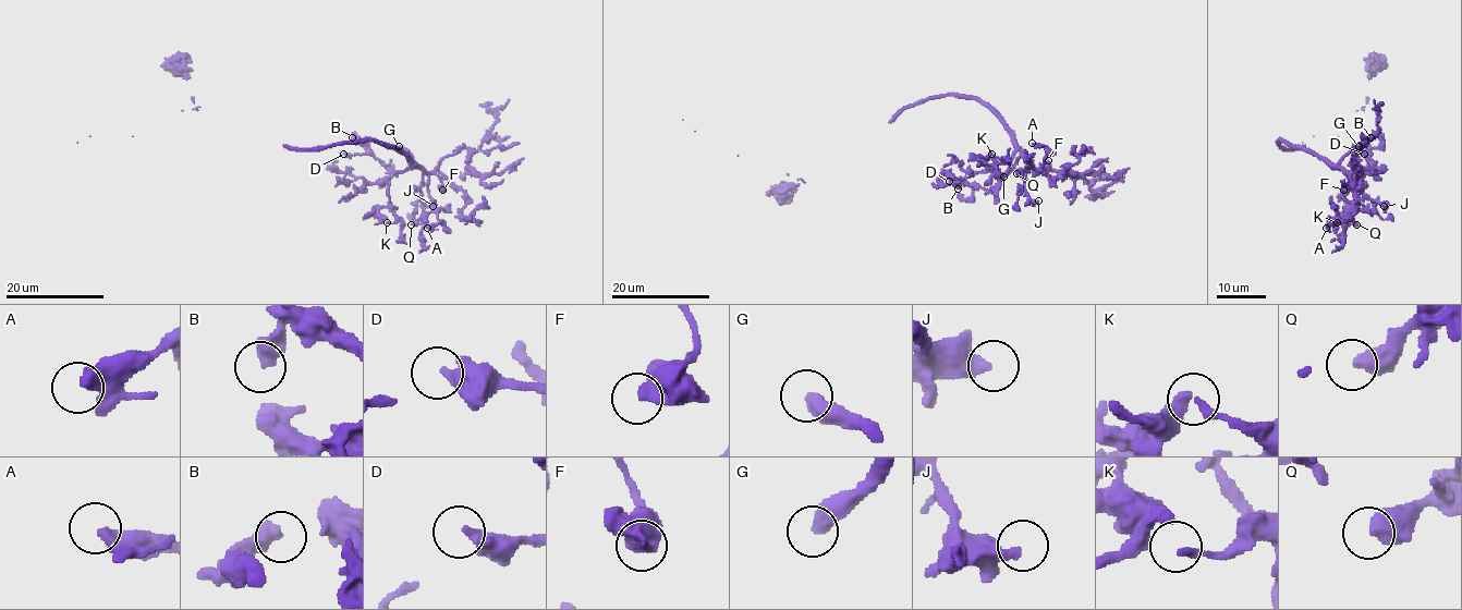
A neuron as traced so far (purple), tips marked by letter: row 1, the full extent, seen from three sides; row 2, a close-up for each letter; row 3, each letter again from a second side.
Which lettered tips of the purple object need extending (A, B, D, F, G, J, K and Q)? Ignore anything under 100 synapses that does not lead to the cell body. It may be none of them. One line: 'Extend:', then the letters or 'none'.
Extend: G

